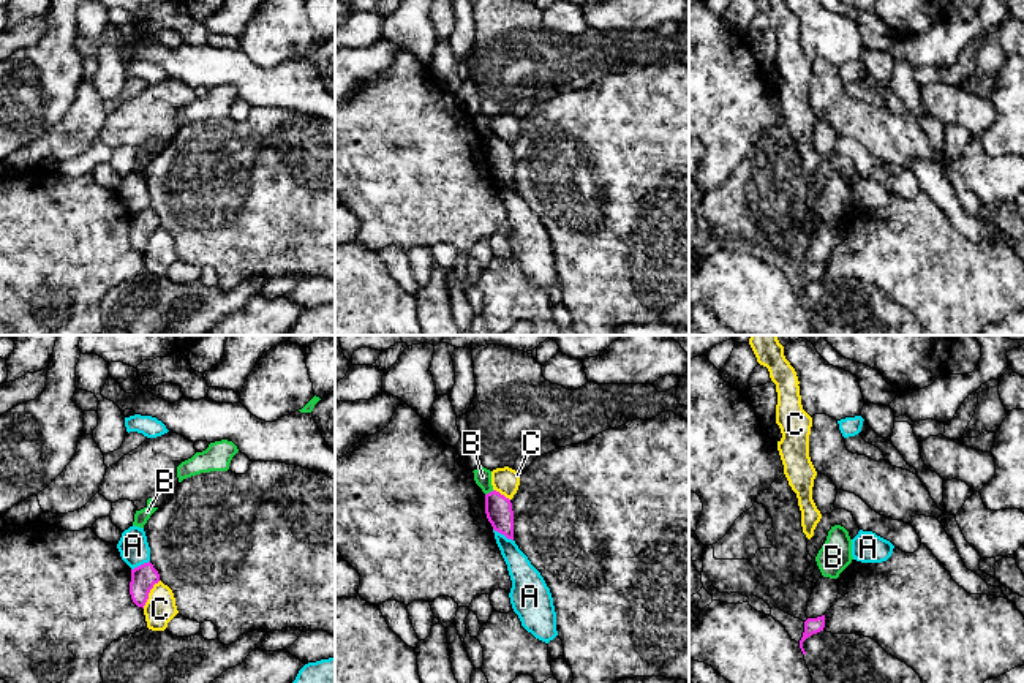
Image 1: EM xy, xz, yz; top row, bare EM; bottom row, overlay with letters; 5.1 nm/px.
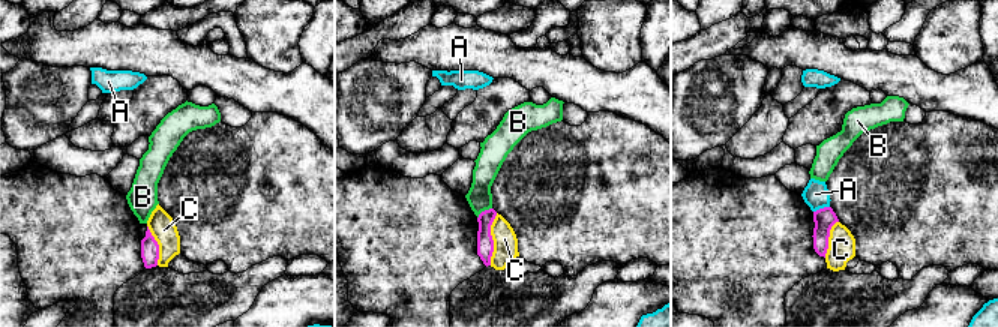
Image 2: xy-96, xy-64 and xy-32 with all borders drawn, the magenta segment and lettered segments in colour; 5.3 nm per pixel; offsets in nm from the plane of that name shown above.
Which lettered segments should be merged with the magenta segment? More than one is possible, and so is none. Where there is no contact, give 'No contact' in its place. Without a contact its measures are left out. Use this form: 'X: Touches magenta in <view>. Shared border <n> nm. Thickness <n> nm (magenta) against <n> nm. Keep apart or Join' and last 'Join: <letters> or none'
A: Touches magenta in xz. Shared border 120 nm. Thickness 140 nm (magenta) against 140 nm. Keep apart
B: Touches magenta in xz. Shared border 50 nm. Thickness 140 nm (magenta) against 90 nm. Keep apart
C: Touches magenta in xy. Shared border 170 nm. Thickness 130 nm (magenta) against 160 nm. Keep apart
Join: none

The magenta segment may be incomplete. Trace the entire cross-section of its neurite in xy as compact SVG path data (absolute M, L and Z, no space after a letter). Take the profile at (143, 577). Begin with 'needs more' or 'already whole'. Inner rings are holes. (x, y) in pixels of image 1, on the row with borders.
already whole; M150 561L131 569L130 594L133 602L144 609L150 590L158 582L160 574Z

